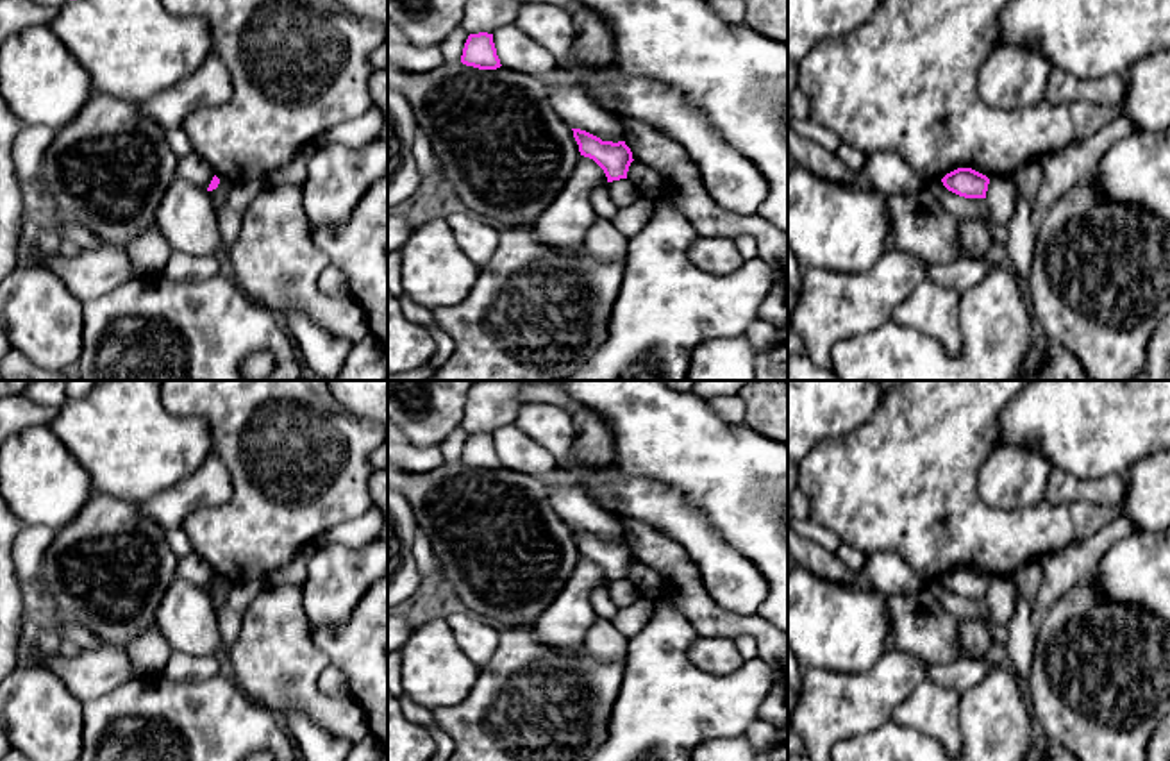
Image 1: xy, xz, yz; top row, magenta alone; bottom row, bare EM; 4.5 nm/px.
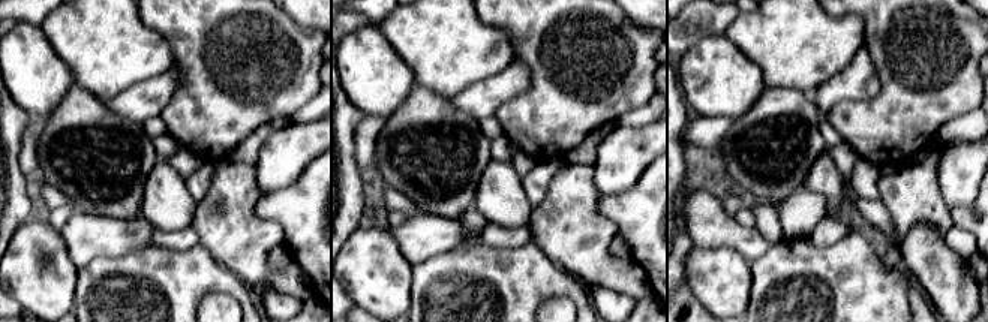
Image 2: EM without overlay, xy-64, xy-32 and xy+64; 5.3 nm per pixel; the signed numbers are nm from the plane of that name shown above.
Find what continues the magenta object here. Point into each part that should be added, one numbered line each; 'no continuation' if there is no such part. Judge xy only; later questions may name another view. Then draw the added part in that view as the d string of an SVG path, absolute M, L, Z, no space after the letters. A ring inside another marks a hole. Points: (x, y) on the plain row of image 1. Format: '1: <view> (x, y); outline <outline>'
no continuation

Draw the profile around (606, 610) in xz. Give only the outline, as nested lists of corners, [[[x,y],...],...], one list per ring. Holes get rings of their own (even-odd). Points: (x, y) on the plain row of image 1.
[[[607,582],[593,590],[591,606],[597,613],[597,616],[604,622],[611,622],[616,616],[618,609],[620,609],[613,602],[613,598],[609,597]]]

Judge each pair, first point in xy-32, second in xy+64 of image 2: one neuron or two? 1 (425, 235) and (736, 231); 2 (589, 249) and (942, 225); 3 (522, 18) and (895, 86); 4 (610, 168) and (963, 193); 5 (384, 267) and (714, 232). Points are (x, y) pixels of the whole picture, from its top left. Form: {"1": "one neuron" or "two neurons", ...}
{"1": "one neuron", "2": "one neuron", "3": "one neuron", "4": "one neuron", "5": "two neurons"}

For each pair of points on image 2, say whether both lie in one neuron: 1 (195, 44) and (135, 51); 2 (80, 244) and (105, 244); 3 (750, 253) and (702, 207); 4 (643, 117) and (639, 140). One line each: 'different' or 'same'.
1: different
2: same
3: same
4: different

